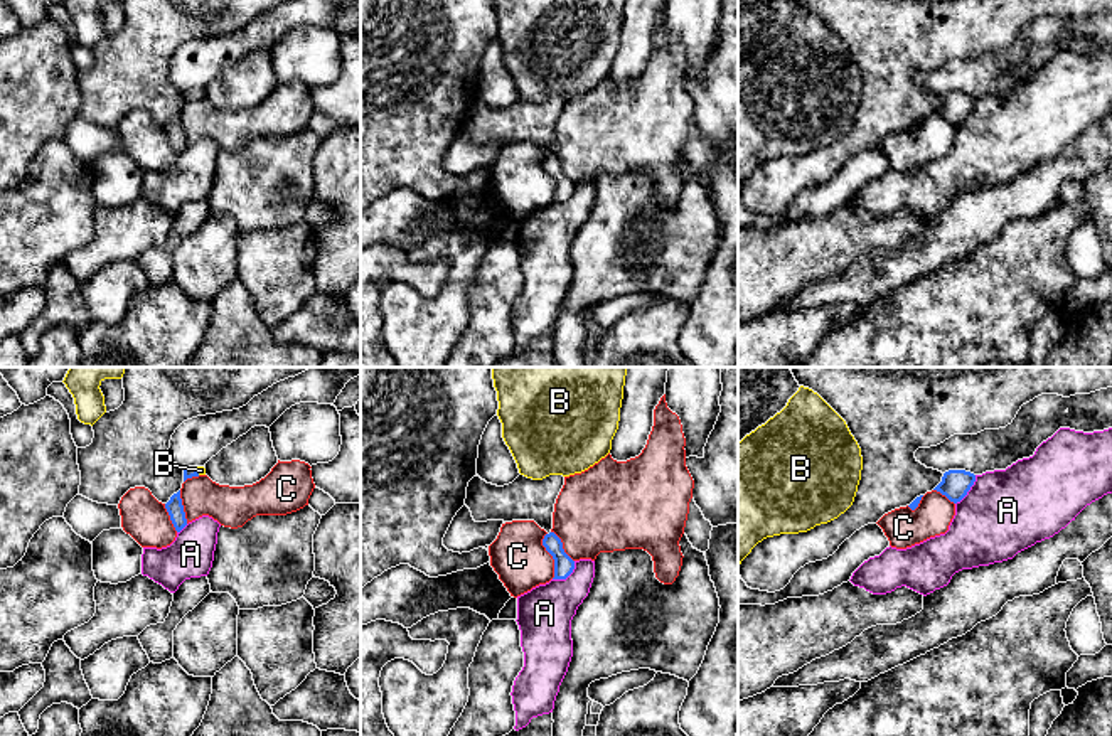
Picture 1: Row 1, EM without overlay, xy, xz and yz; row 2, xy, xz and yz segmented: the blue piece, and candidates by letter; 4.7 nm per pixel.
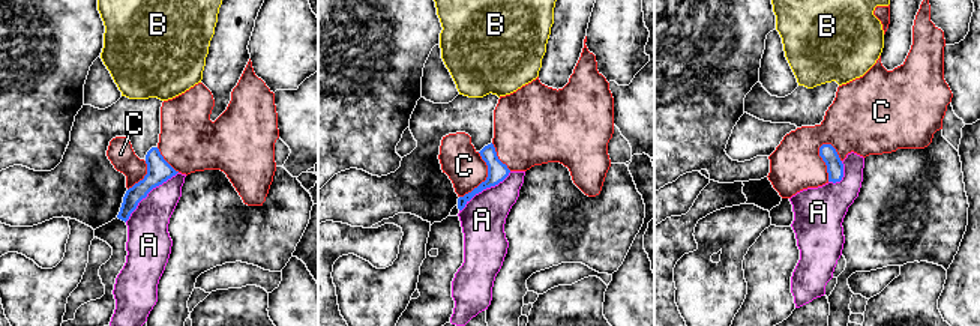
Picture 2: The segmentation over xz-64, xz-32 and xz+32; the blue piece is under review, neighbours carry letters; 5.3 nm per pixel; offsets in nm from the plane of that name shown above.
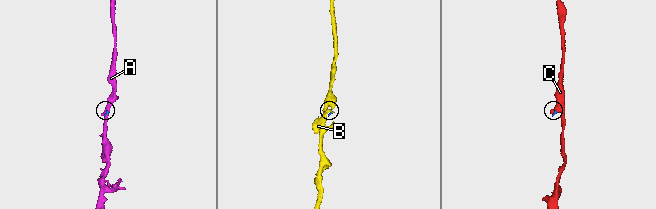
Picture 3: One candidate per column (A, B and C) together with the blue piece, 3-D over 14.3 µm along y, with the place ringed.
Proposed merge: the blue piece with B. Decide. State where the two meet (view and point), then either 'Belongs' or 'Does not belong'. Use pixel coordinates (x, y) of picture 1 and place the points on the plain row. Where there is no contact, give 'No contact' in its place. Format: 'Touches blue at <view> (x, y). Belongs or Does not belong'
Touches blue at xy (196, 93). Belongs

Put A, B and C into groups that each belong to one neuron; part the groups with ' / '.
A / B / C

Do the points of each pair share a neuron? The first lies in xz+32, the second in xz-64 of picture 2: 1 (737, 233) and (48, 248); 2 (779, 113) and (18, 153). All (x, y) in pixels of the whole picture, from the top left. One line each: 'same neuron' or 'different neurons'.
1: different neurons
2: different neurons

